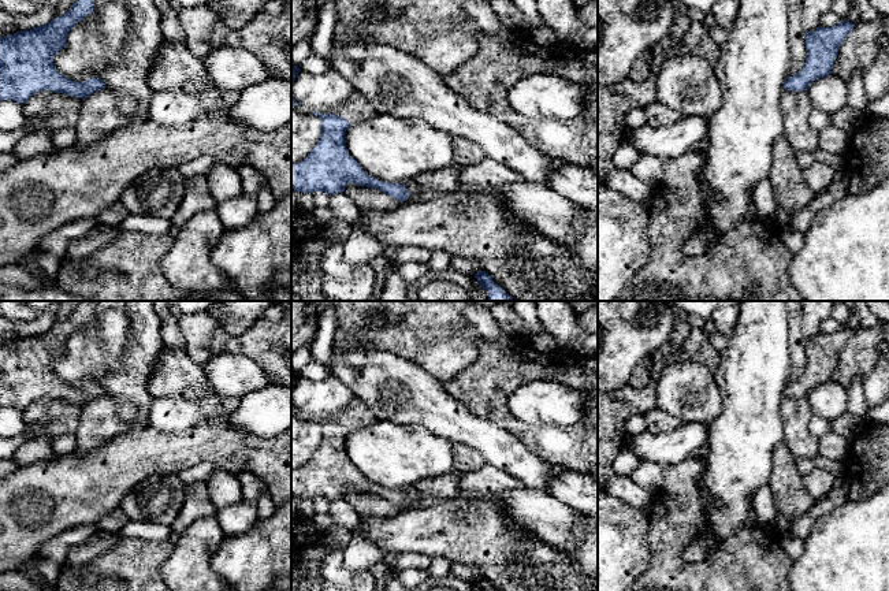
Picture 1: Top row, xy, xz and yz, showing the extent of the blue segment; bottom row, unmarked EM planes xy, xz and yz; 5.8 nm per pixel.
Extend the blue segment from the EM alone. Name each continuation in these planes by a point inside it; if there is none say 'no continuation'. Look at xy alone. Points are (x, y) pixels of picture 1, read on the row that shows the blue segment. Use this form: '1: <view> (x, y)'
no continuation

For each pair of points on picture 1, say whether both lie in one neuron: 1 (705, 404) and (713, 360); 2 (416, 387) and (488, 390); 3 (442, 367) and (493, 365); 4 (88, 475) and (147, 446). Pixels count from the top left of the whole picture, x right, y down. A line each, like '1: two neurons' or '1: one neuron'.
1: two neurons
2: two neurons
3: two neurons
4: one neuron

